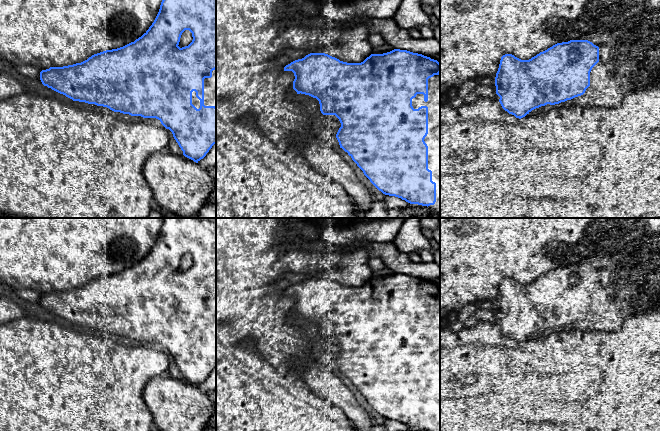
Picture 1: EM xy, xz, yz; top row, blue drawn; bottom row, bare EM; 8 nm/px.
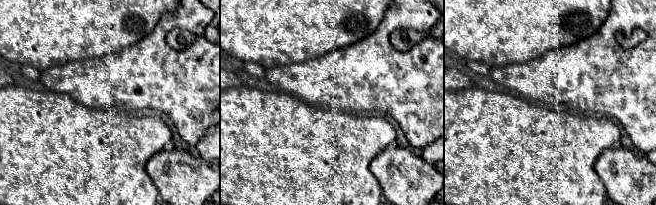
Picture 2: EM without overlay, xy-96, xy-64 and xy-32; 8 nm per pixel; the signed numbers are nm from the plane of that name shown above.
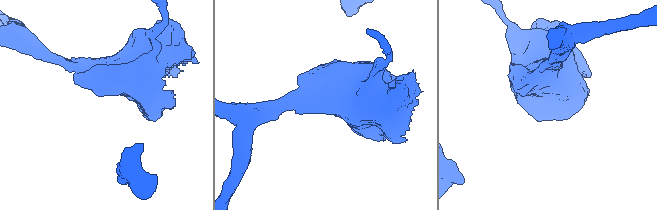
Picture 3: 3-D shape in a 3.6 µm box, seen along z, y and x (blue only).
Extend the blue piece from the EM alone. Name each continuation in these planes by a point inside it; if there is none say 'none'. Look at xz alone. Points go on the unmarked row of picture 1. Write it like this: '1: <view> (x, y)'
1: xz (324, 352)
2: xz (432, 363)

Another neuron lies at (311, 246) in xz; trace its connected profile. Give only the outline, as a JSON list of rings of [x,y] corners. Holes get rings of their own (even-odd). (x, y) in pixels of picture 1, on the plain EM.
[[[320,239],[317,241],[306,241],[305,250],[308,252],[321,252],[325,250],[340,251],[338,247],[322,242]]]

